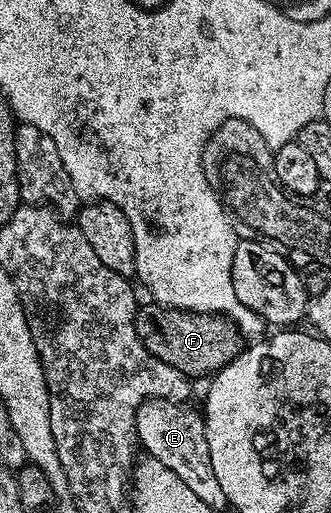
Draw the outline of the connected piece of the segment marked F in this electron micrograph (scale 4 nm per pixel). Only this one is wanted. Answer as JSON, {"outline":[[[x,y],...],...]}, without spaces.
{"outline":[[[147,301],[144,307],[143,304],[136,306],[135,328],[147,352],[165,361],[165,365],[173,365],[173,369],[192,381],[198,381],[202,375],[214,375],[226,363],[233,361],[245,347],[244,336],[224,316],[182,311],[154,301]]]}

